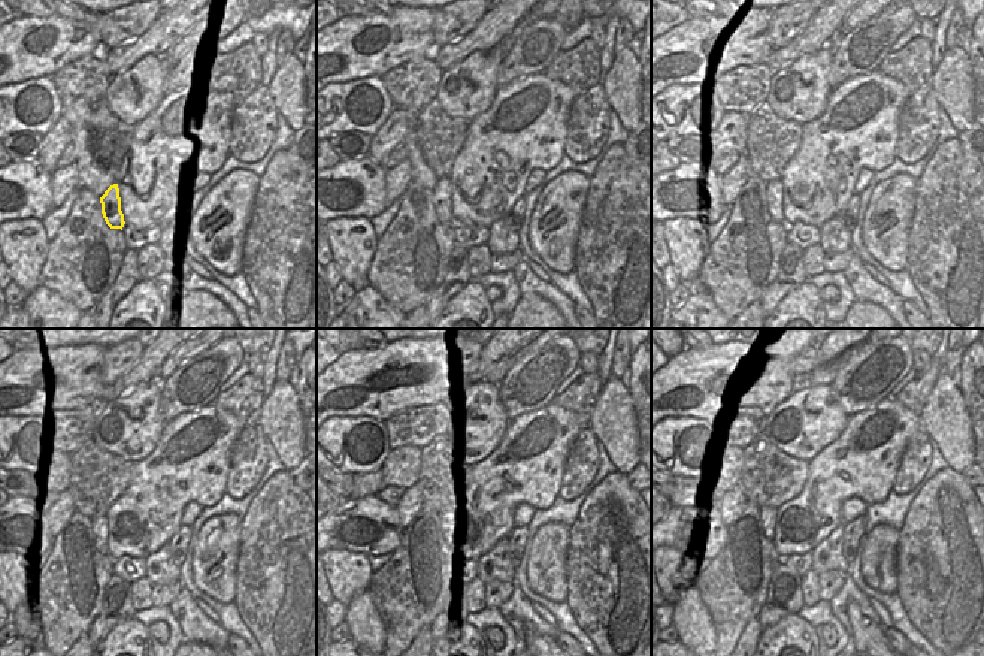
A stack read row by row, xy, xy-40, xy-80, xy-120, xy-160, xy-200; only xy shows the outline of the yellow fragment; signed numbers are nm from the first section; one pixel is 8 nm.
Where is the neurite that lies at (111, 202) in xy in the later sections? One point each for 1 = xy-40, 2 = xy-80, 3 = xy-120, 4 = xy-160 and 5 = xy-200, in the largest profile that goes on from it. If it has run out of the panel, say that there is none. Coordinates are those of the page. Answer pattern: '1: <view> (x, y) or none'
1: xy-40 (442, 193)
2: xy-80 (774, 190)
3: xy-120 (100, 525)
4: xy-160 (435, 517)
5: xy-200 (768, 514)

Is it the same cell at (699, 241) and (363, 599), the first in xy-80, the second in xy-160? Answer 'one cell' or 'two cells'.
two cells

